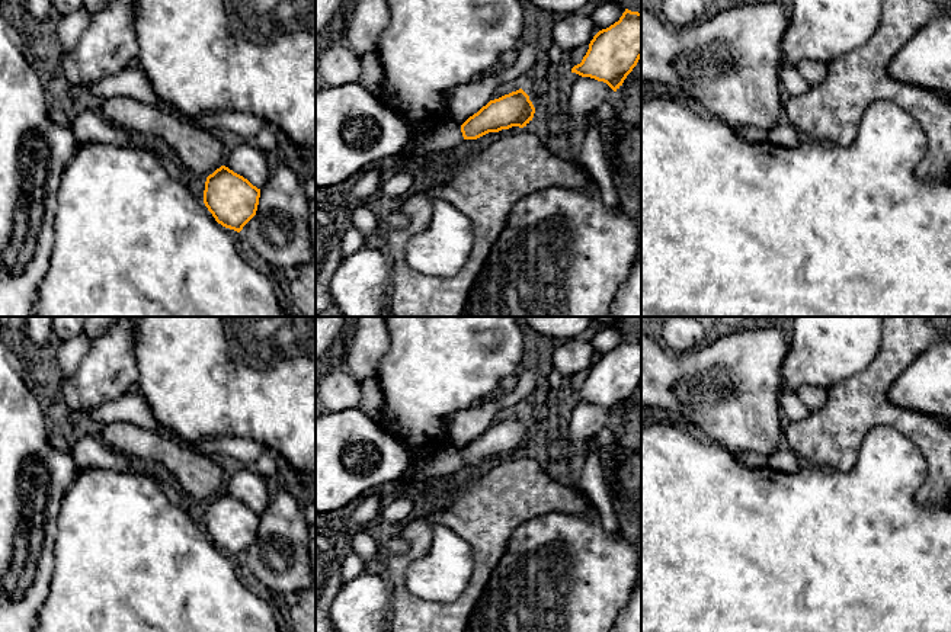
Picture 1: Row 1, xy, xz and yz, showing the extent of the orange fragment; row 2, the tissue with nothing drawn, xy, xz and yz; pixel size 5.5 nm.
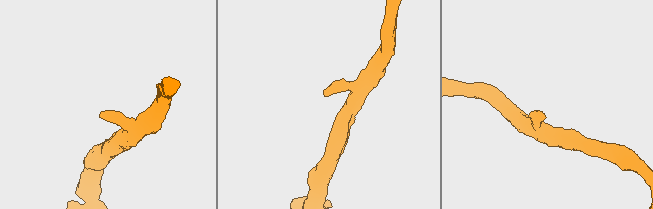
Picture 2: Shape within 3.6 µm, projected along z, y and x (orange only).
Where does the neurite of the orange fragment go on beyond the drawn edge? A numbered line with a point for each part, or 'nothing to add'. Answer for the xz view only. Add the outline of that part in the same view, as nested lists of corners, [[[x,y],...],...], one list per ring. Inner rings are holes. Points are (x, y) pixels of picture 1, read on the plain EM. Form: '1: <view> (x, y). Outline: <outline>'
nothing to add

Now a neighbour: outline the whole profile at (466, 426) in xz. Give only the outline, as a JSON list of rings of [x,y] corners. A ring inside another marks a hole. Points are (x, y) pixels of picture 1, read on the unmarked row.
[[[539,372],[521,375],[510,386],[493,397],[483,400],[470,410],[458,411],[449,421],[448,437],[451,443],[462,450],[470,442],[486,432],[496,414],[509,407],[522,408],[541,392]]]

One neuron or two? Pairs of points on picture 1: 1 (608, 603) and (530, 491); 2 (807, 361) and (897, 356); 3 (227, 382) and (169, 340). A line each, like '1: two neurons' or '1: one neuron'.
1: two neurons
2: two neurons
3: one neuron

